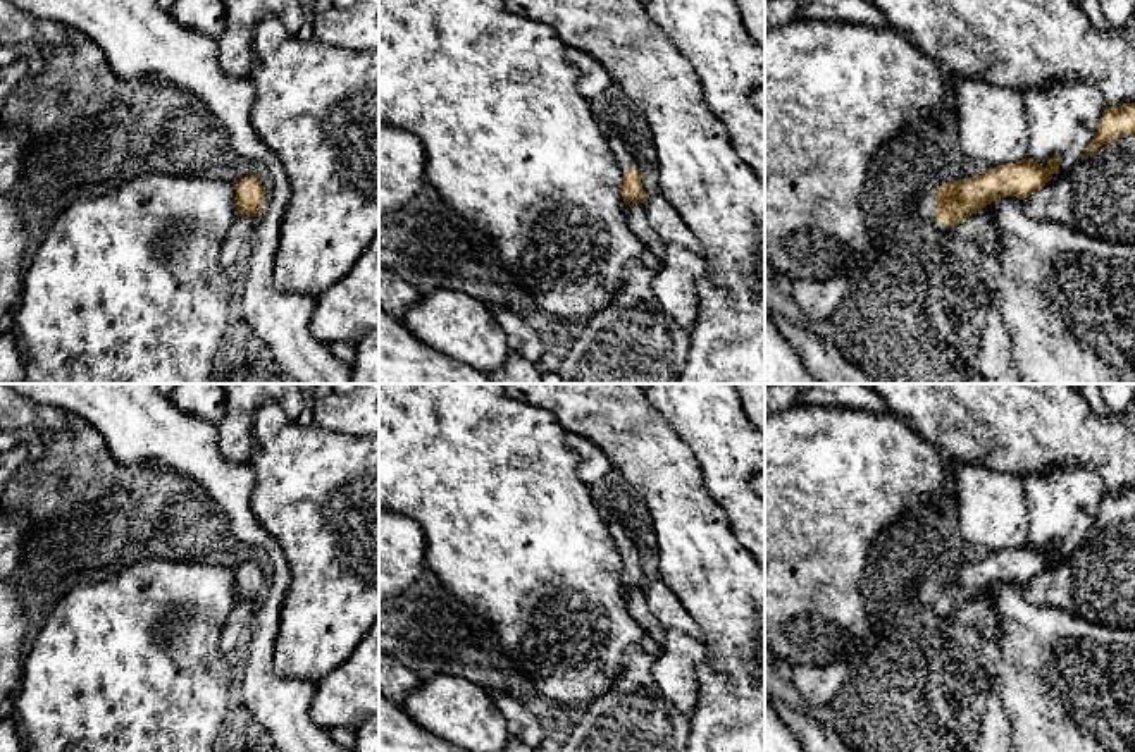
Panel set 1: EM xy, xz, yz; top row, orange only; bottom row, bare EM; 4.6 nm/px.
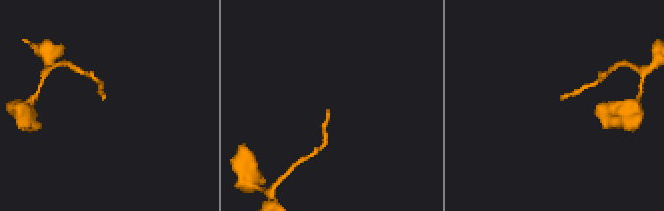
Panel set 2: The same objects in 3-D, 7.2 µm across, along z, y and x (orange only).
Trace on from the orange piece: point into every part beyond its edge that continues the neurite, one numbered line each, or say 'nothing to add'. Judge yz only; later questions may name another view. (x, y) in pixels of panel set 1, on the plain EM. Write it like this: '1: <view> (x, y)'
nothing to add

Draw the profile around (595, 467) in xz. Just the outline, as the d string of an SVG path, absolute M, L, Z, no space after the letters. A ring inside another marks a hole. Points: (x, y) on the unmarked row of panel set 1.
M567 434L567 446L579 456L577 473L586 484L605 484L613 475L613 466L605 453L577 434Z

